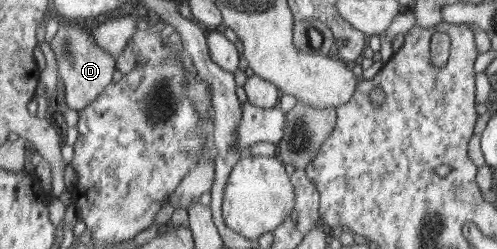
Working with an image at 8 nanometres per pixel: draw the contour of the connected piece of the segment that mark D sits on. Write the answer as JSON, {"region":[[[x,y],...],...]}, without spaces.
{"region":[[[61,19],[57,34],[49,43],[56,55],[58,79],[64,81],[66,104],[70,110],[76,112],[83,111],[89,104],[96,101],[107,86],[111,85],[114,71],[116,71],[114,67],[117,67],[114,65],[115,57],[98,47],[94,39],[86,35],[82,26],[84,26],[82,21],[70,22]]]}

